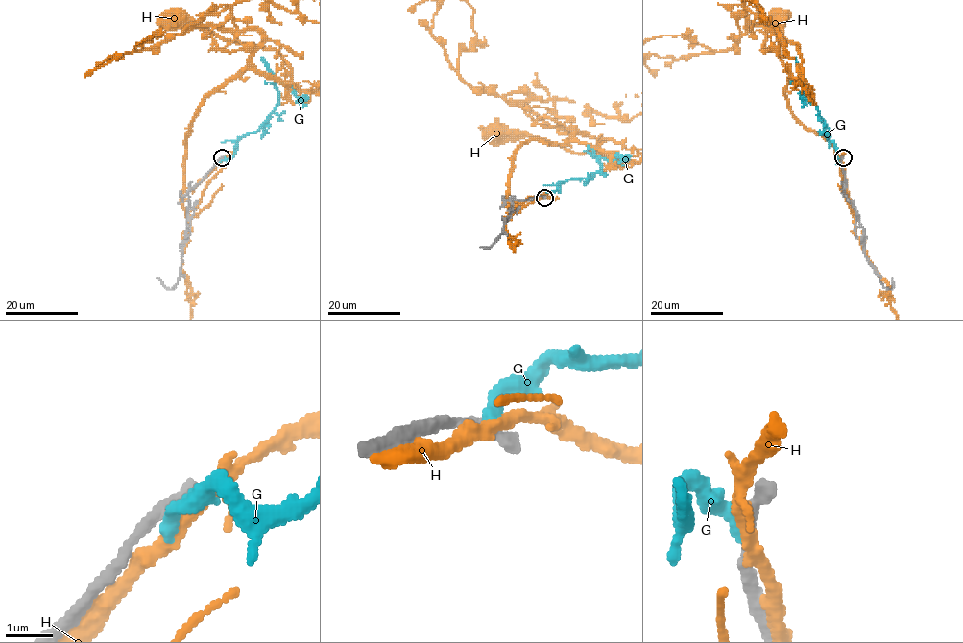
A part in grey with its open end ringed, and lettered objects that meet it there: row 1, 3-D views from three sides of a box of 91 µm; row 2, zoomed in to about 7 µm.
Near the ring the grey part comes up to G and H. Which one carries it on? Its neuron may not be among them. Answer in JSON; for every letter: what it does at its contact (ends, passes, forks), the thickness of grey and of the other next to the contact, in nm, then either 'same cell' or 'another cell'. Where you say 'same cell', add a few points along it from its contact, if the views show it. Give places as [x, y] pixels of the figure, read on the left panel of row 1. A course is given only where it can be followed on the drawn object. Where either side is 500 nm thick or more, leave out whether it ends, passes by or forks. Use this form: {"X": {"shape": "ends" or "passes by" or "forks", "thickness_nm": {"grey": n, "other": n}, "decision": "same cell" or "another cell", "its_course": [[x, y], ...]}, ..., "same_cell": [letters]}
{"G": {"shape": "ends", "thickness_nm": {"grey": 340, "other": 420}, "decision": "another cell"}, "H": {"shape": "forks", "thickness_nm": {"grey": 360, "other": 240}, "decision": "another cell"}, "same_cell": []}

